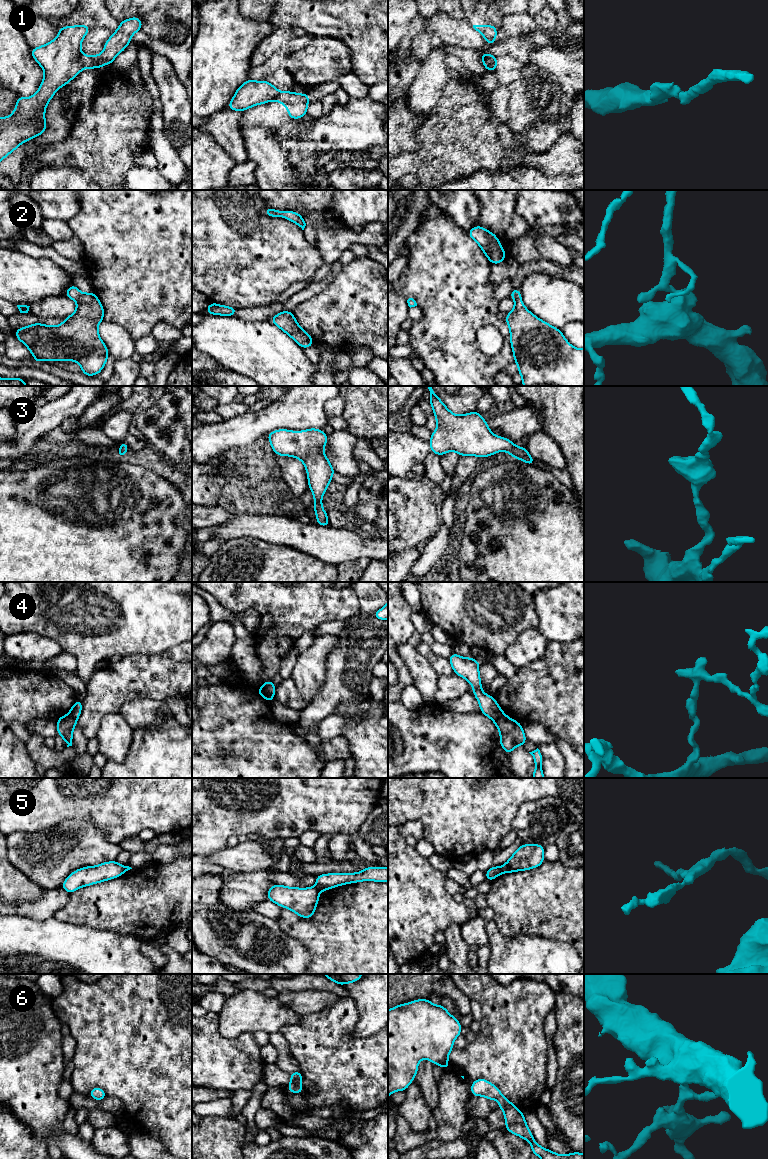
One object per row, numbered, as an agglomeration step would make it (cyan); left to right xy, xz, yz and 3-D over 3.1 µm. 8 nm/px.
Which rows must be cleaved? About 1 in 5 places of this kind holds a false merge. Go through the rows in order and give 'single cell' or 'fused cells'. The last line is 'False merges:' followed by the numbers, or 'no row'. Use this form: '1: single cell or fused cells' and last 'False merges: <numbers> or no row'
1: fused cells
2: single cell
3: single cell
4: fused cells
5: fused cells
6: single cell
False merges: 1, 4, 5

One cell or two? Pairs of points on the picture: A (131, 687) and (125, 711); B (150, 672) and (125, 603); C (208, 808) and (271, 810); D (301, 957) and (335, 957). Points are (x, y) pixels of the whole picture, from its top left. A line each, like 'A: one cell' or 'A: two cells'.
A: two cells
B: two cells
C: one cell
D: two cells

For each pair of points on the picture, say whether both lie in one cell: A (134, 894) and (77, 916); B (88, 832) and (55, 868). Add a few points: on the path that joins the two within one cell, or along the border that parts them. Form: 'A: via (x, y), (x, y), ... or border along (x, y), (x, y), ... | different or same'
A: via (120, 901), (94, 901), (91, 904) | same
B: via (79, 841), (60, 859) | same

